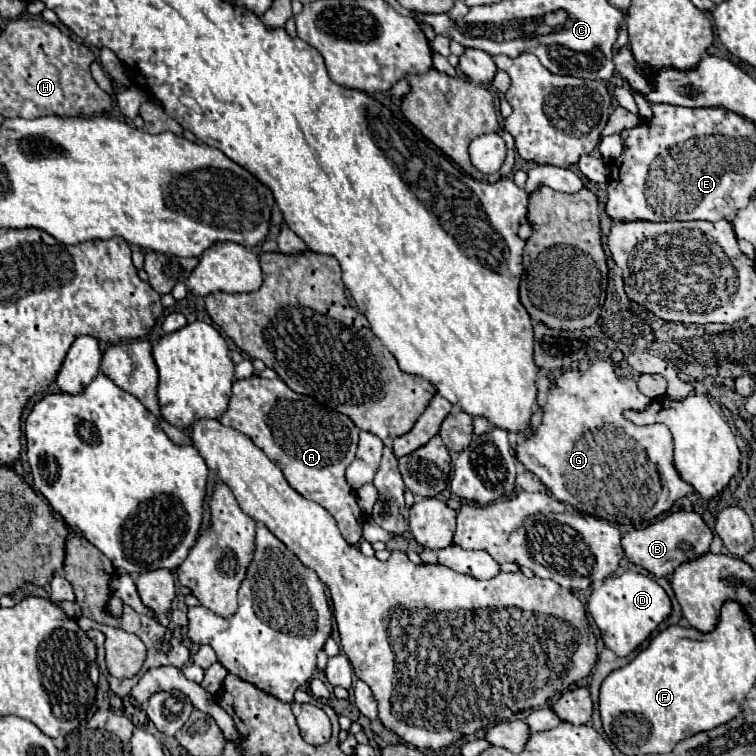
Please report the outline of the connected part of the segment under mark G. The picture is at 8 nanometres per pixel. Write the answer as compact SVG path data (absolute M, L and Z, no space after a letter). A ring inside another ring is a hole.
M608 360L594 362L584 374L574 370L562 372L542 408L542 424L520 444L518 458L528 470L540 476L554 498L572 504L580 512L624 526L640 526L650 522L662 512L668 512L678 498L690 492L690 486L680 478L672 462L670 430L662 424L634 426L622 416L624 410L644 410L650 402L652 398L640 394L634 380L616 378L614 366Z

